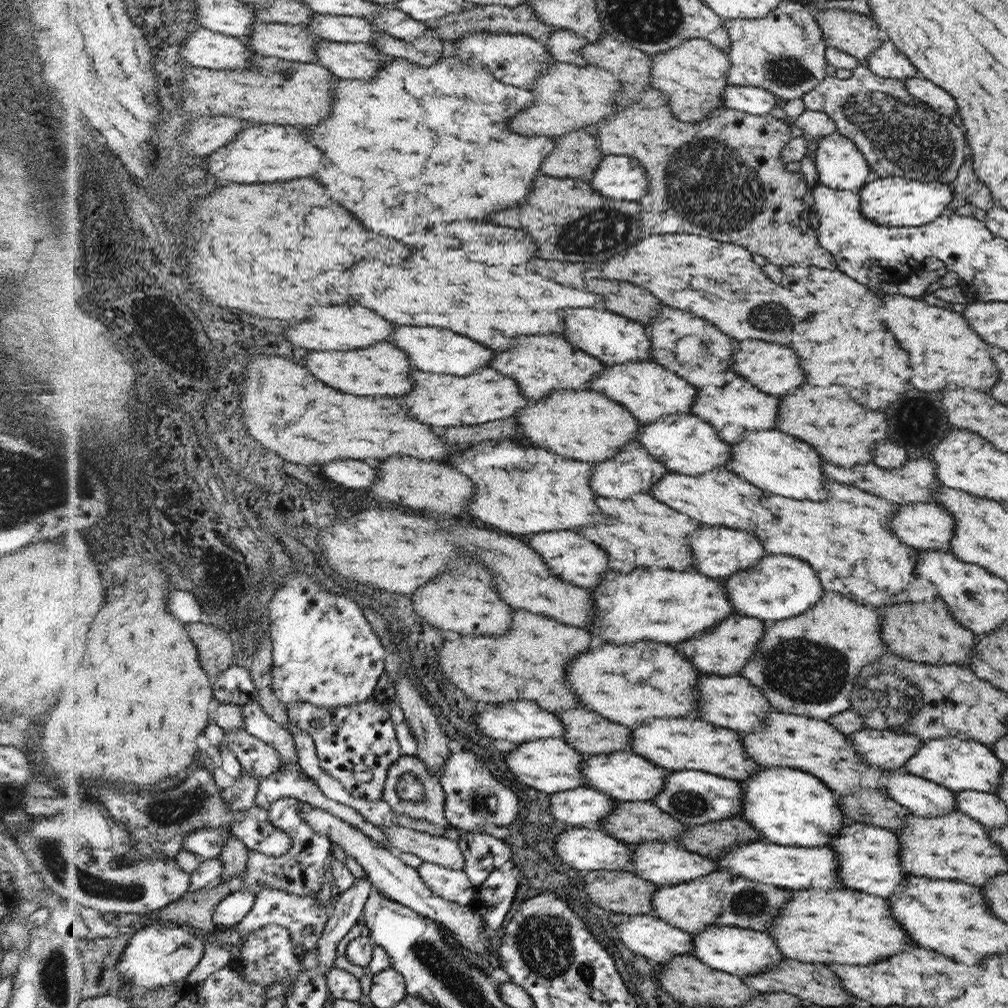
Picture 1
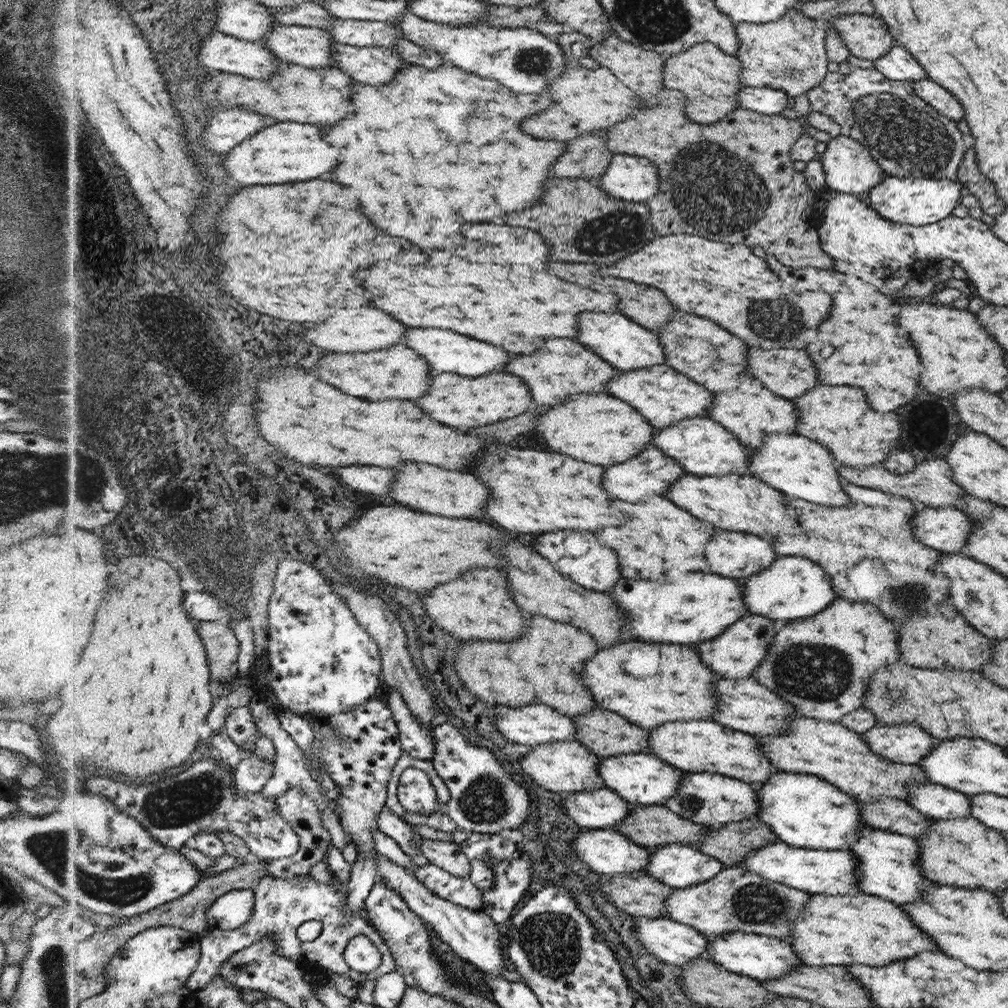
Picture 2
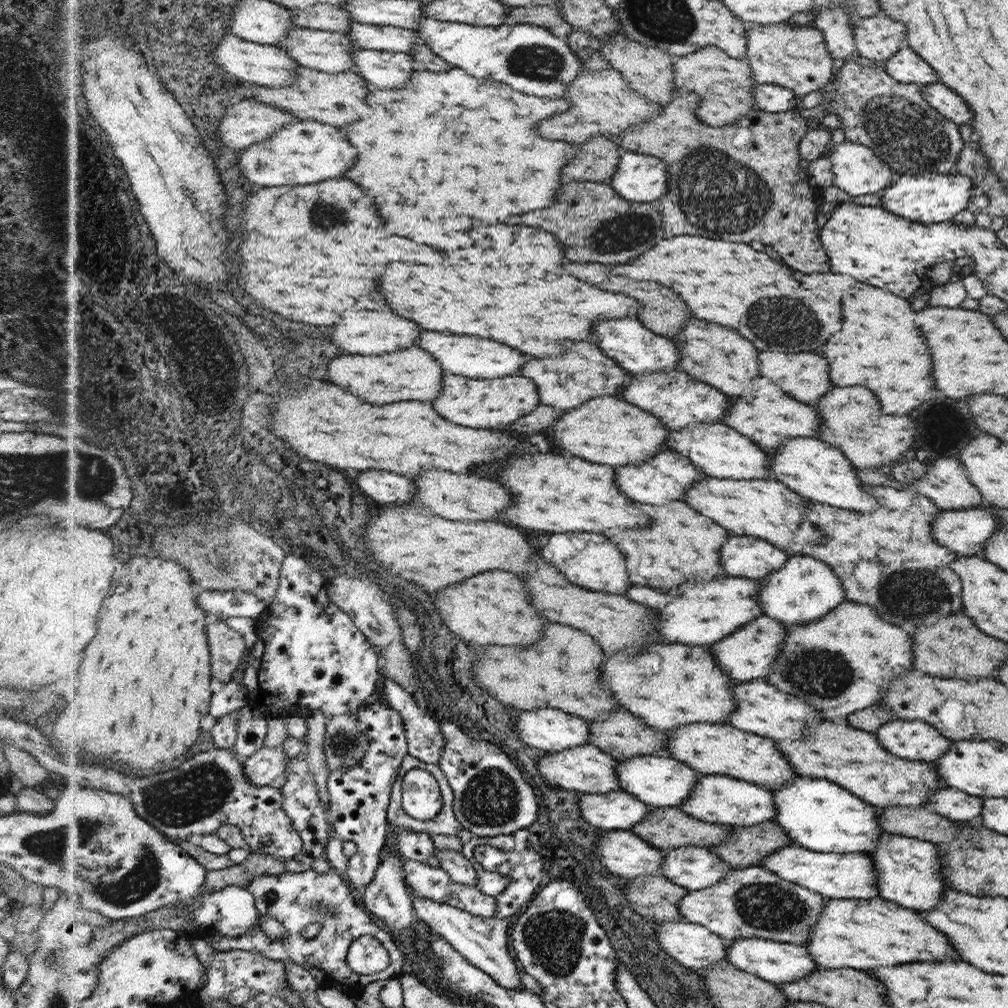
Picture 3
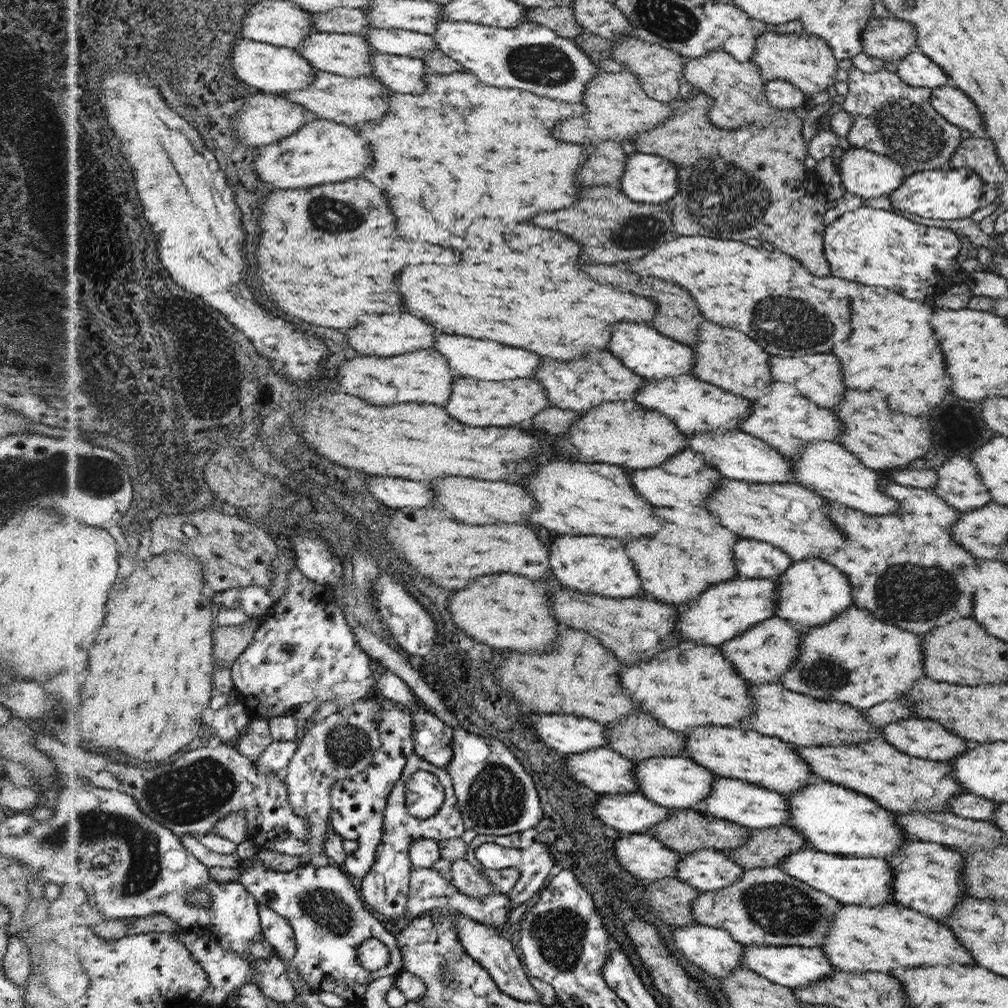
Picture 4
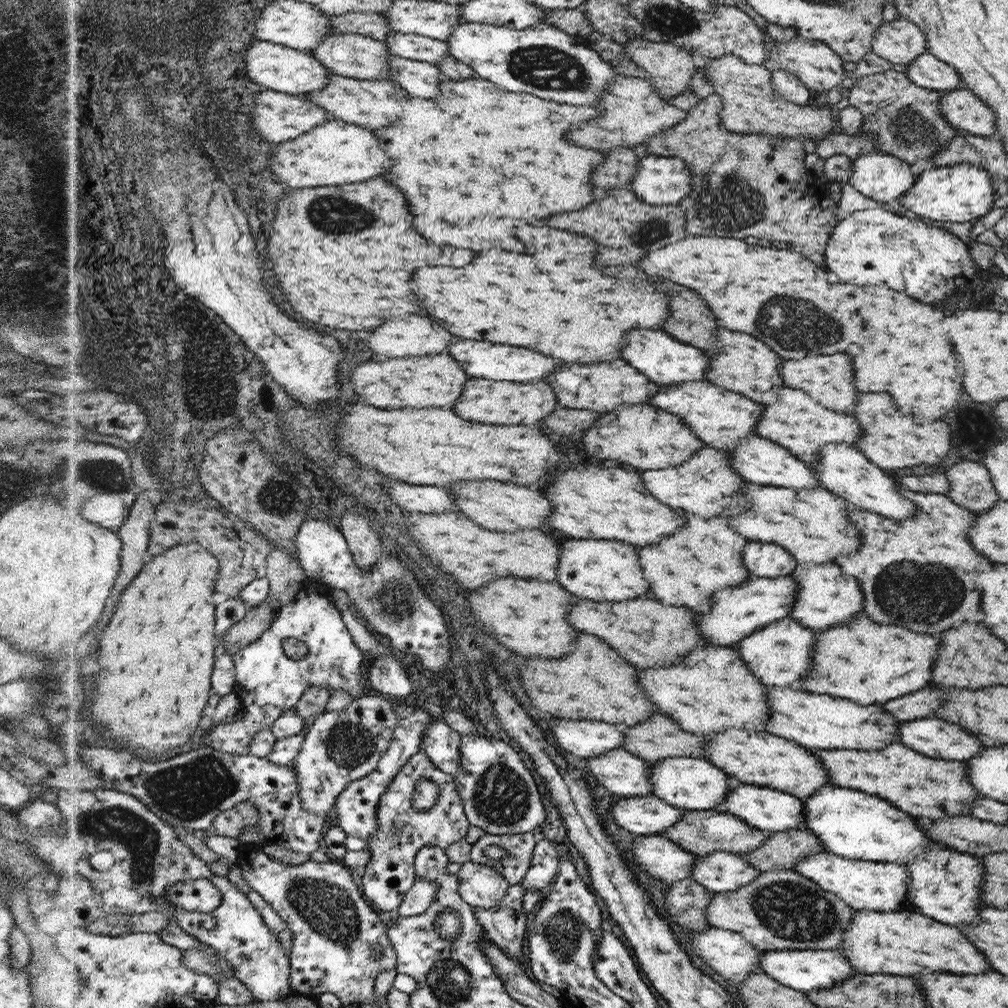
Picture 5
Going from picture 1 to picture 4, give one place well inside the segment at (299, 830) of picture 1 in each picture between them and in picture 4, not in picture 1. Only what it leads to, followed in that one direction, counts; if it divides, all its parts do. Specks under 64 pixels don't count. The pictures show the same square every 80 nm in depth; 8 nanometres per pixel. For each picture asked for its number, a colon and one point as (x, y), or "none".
2: (297, 806)
3: (302, 801)
4: (343, 744)

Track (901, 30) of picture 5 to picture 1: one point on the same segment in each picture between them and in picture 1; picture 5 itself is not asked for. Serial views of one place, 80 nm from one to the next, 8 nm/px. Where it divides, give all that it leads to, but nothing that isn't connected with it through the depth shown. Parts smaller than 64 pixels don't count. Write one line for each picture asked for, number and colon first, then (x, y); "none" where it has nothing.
1: (856, 34)
2: (869, 38)
3: (879, 38)
4: (889, 39)

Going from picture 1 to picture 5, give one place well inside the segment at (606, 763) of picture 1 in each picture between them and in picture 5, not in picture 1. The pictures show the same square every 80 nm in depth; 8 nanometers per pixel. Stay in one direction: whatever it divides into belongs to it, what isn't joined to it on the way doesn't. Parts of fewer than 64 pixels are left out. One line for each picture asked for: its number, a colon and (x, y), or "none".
2: (642, 778)
3: (658, 780)
4: (679, 782)
5: (689, 783)

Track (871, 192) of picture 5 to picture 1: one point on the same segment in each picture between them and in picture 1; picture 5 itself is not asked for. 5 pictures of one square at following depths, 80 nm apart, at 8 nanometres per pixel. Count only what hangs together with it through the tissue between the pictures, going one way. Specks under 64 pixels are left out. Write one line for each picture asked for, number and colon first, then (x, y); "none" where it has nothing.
1: (841, 165)
2: (850, 168)
3: (859, 171)
4: (863, 172)

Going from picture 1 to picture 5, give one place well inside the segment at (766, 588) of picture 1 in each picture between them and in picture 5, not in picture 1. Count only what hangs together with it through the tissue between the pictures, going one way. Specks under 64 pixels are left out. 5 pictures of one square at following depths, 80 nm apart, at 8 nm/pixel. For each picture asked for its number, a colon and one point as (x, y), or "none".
2: (793, 588)
3: (805, 589)
4: (810, 593)
5: (826, 596)

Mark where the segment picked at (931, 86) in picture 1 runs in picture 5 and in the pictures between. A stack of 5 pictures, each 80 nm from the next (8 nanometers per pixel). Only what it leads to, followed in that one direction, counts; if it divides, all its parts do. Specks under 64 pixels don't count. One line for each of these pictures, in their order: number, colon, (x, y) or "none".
2: (932, 93)
3: (950, 105)
4: (952, 104)
5: (963, 110)

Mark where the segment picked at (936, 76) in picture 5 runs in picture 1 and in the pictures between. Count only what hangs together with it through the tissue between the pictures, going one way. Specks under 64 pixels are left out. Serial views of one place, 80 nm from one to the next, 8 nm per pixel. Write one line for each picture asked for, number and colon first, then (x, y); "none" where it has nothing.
1: (888, 61)
2: (899, 64)
3: (906, 66)
4: (916, 69)

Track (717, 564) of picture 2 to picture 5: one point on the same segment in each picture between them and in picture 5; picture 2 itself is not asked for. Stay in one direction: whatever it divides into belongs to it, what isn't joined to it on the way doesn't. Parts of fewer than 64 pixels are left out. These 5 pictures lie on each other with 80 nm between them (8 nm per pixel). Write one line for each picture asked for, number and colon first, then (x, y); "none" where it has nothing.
3: (745, 557)
4: (754, 559)
5: (765, 560)

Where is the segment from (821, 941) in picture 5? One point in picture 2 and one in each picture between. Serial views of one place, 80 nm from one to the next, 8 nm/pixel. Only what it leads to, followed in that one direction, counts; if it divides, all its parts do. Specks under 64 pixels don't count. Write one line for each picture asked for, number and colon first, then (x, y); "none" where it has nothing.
2: (737, 900)
3: (754, 902)
4: (767, 906)

